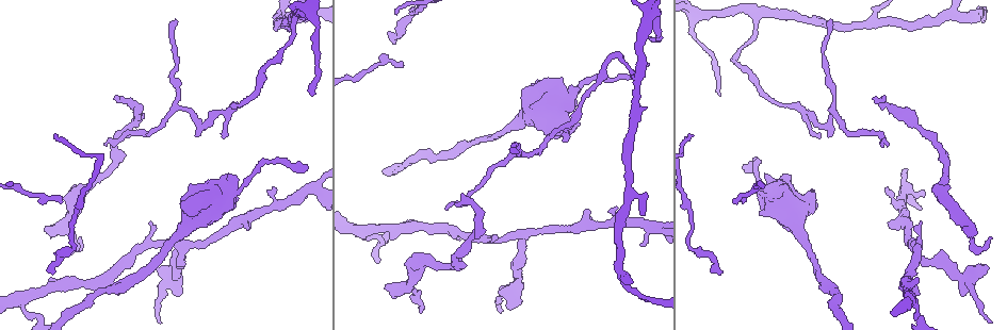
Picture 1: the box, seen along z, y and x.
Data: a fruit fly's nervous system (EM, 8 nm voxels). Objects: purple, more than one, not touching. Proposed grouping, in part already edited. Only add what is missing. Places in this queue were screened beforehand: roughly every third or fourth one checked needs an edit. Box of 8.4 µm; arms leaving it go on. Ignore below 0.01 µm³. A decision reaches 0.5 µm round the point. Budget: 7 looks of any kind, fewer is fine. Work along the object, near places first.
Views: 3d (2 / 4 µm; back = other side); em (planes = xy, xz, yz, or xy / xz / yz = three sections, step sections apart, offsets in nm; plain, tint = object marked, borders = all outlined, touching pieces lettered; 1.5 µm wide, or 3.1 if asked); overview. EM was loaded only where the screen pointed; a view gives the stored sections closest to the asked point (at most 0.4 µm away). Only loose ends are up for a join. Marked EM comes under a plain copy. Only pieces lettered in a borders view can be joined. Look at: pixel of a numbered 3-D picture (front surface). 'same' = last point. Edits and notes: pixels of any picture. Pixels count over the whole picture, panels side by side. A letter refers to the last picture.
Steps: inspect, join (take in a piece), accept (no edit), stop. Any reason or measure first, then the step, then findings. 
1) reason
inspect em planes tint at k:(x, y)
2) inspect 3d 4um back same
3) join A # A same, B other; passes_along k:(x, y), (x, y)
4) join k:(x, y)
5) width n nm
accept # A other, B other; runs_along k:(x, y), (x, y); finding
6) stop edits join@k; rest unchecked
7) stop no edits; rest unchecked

branch stops here
inspect em planes borders at 1:(308, 167)

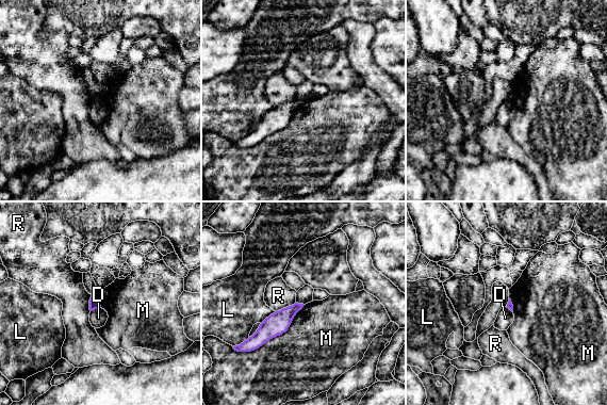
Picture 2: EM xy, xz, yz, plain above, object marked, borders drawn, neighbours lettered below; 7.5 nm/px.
join D # D same, L other, M other, R other; passes_along 2:(94, 304), (95, 308), (98, 318); the neuron continues

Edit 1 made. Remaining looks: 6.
an open end
inspect 3d 2um at 1:(968, 226)

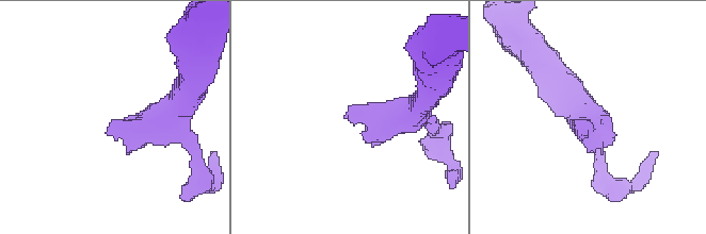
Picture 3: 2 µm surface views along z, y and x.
now the EM
inspect em planes tint at 3:(587, 125)

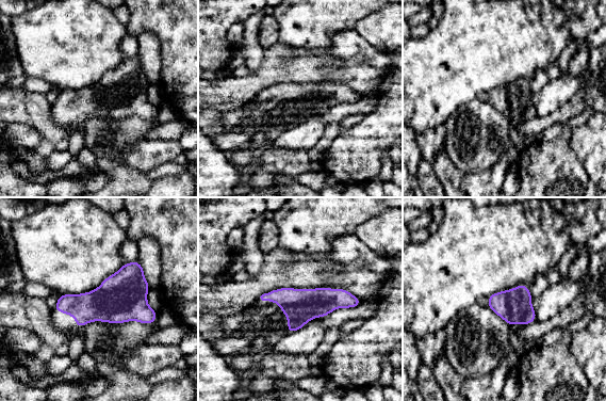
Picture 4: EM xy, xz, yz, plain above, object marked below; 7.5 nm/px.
inspect em planes borders same

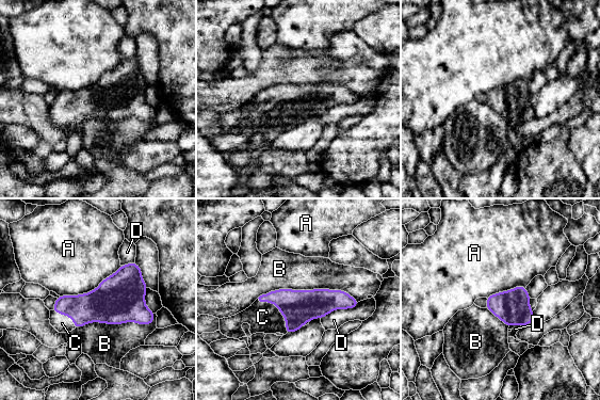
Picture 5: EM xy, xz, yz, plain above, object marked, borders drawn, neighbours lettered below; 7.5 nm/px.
width 260 nm
join C # A other, B other, C same, D other; passes_along 5:(310, 304), (279, 310), (262, 317); the neuron continues

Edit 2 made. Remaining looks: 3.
inspect overview

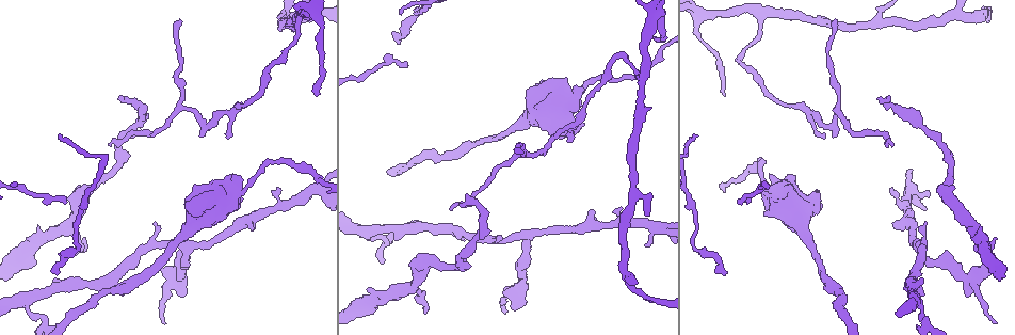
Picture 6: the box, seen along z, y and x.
end of a long branch
inspect em planes borders at 6:(886, 100)

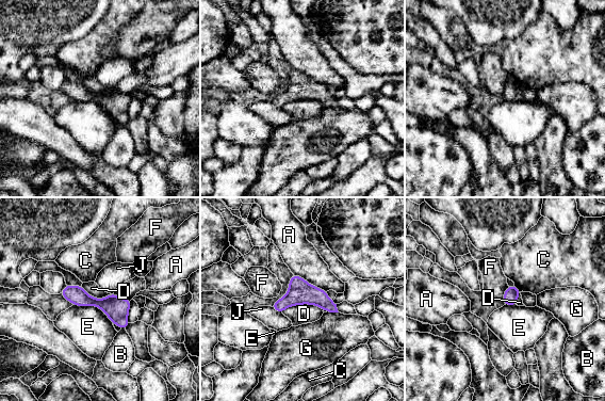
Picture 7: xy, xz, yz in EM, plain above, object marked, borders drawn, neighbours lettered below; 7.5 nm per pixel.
width 110 nm
accept # A other, B other, C other, D other, E other, F other, G other, J other; runs_along 7:(64, 292), (104, 304), (124, 326); none of them fits

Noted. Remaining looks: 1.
stop edits join@2, join@5; rest unchecked

